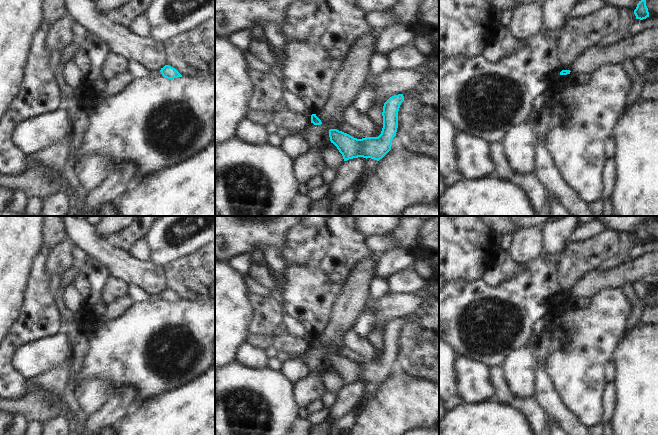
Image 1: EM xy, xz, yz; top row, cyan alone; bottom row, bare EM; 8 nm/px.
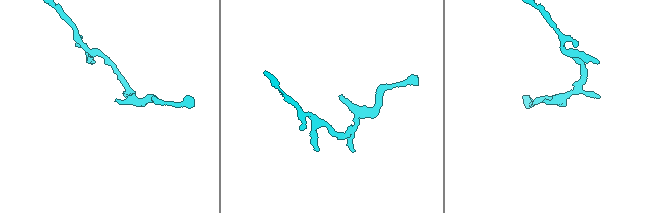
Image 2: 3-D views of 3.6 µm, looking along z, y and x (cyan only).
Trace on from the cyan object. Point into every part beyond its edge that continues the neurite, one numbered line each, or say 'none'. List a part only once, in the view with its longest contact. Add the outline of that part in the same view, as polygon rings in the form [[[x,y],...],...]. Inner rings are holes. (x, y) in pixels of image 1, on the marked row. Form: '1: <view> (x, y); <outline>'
none

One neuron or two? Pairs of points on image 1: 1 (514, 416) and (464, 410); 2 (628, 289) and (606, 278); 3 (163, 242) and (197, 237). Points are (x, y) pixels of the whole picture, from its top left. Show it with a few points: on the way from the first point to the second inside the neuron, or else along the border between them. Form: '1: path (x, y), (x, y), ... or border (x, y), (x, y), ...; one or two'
1: path (502, 416), (476, 416); one
2: border (632, 284), (625, 284), (621, 288); two
3: path (171, 240), (176, 237), (189, 237); one

